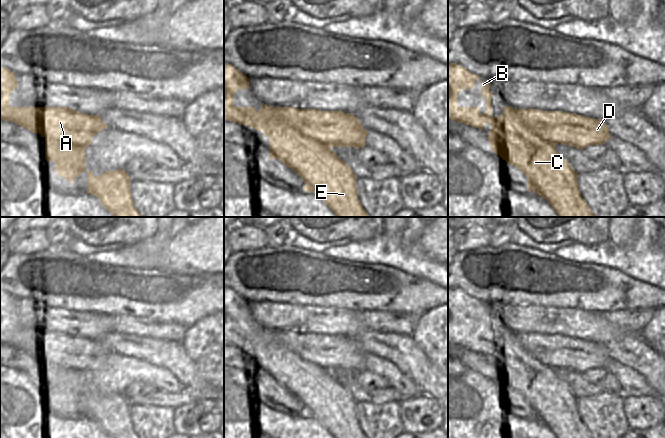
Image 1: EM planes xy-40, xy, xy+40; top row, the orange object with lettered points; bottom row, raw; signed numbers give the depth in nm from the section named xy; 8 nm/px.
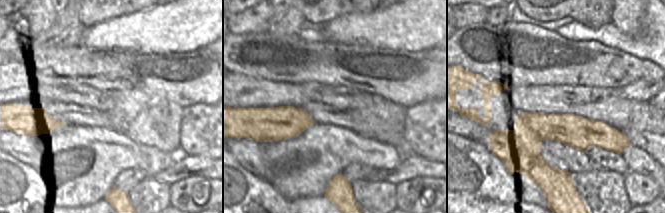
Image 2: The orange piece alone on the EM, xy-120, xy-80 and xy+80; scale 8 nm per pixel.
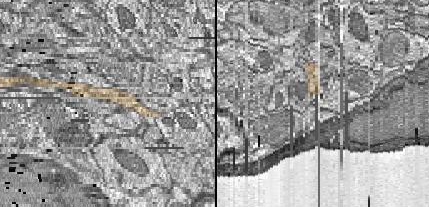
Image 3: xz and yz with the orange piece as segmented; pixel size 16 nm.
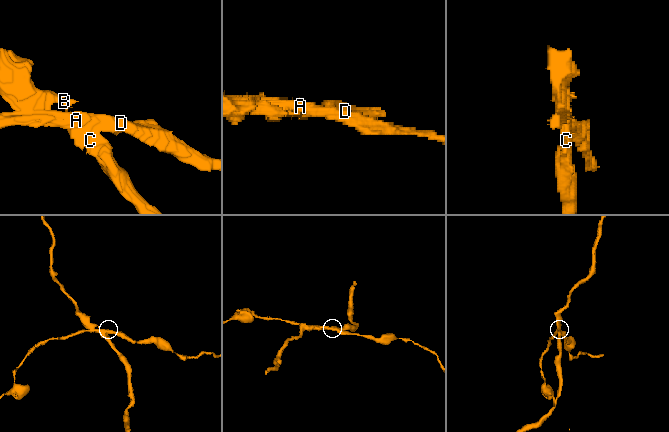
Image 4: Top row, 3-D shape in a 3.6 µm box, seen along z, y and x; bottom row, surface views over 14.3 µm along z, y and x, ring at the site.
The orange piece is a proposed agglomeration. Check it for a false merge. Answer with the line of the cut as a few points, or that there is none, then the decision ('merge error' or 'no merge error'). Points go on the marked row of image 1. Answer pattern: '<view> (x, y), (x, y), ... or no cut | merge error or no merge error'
xy (268, 136), (284, 127), (291, 127), (332, 146) | merge error

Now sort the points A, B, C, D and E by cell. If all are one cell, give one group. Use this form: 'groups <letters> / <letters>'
groups A D / B C E

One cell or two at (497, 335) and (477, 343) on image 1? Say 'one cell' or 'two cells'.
one cell

